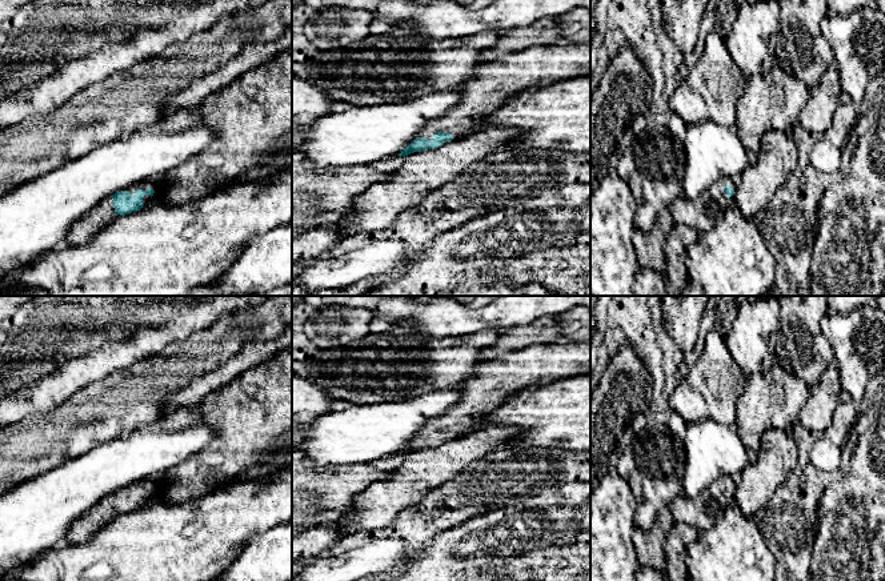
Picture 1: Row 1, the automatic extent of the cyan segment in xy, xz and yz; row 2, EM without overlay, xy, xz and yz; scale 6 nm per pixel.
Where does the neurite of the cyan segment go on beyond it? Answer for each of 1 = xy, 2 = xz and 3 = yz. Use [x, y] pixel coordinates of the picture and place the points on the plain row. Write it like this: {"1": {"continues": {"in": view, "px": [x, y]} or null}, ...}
{"1": {"continues": {"in": "xy", "px": [103, 512]}}, "2": {"continues": {"in": "xz", "px": [492, 383]}}, "3": {"continues": {"in": "yz", "px": [703, 512]}}}

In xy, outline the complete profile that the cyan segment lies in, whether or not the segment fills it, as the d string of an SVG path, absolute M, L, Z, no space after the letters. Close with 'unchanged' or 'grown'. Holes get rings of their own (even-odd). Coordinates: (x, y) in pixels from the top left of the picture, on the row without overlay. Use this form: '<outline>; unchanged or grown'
M152 476L101 498L71 525L67 538L72 544L85 541L117 516L157 501L161 486L160 477Z; grown

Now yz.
M720 477L712 482L697 498L685 494L676 497L669 505L674 522L685 522L696 530L708 530L734 502L736 478Z; grown

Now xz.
M560 342L530 345L520 350L510 350L489 361L476 365L473 373L454 388L460 393L458 401L442 414L429 420L417 437L397 454L436 448L452 438L466 436L480 428L481 416L509 400L522 388L541 386L578 373L590 373L590 344Z; grown

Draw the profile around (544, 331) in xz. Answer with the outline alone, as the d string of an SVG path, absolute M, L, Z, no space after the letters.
M546 316L525 326L501 330L497 341L480 352L480 361L489 361L506 352L530 345L560 342L558 316Z

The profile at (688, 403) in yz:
M706 333L698 361L666 397L665 405L684 421L710 417L721 425L734 425L736 402L746 385L746 376L734 362L724 336Z

